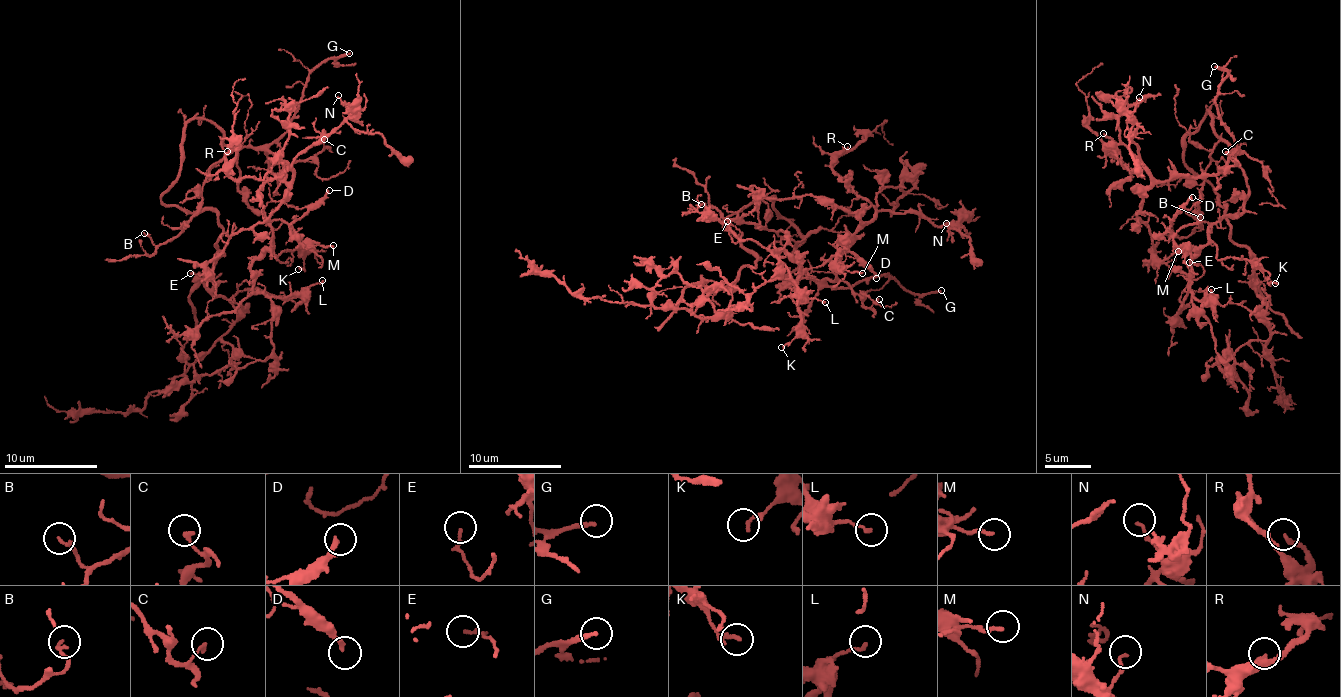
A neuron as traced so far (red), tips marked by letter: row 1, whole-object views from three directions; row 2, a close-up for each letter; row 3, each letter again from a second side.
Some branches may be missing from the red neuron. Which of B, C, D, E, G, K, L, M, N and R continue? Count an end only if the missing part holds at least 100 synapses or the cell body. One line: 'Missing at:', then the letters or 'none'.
Missing at: G

